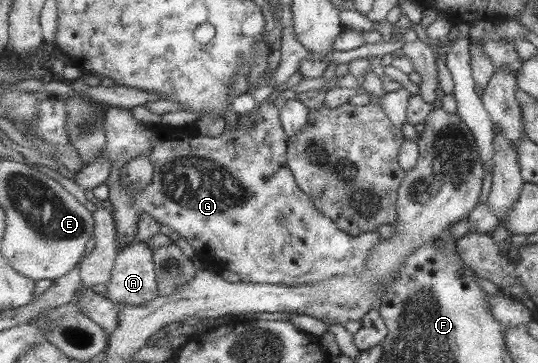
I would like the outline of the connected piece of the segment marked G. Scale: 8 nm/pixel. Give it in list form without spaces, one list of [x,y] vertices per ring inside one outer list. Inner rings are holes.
[[[264,101],[264,103],[257,108],[257,112],[253,115],[253,118],[248,125],[244,124],[244,122],[238,122],[237,120],[236,127],[229,131],[226,130],[222,135],[216,137],[186,137],[186,139],[174,139],[174,141],[168,141],[168,139],[162,139],[162,137],[160,137],[158,141],[154,141],[154,135],[150,135],[152,131],[146,131],[146,133],[148,133],[148,135],[146,135],[146,141],[148,141],[148,143],[144,143],[144,137],[138,139],[140,131],[144,131],[146,125],[143,122],[138,123],[138,119],[134,117],[134,113],[132,113],[130,108],[111,106],[107,110],[106,116],[105,127],[107,129],[108,143],[104,146],[100,158],[109,159],[110,161],[113,161],[114,164],[111,177],[109,177],[107,184],[111,188],[110,200],[115,207],[115,213],[113,216],[117,223],[118,238],[123,242],[126,240],[134,241],[139,224],[139,213],[144,211],[153,215],[160,224],[168,225],[172,231],[176,231],[181,237],[183,237],[187,243],[194,248],[196,256],[201,260],[212,259],[218,261],[218,263],[222,263],[225,270],[233,271],[235,274],[238,274],[241,282],[304,287],[320,285],[320,283],[326,281],[326,279],[344,276],[360,277],[360,275],[364,275],[364,271],[366,271],[366,267],[368,267],[368,257],[372,257],[374,247],[378,247],[377,243],[384,240],[378,230],[364,232],[362,235],[357,236],[353,236],[347,231],[344,231],[331,217],[324,215],[323,211],[320,211],[315,204],[315,200],[313,200],[311,196],[299,186],[295,175],[289,167],[289,161],[287,158],[289,135],[283,126],[281,109],[278,109],[278,107],[272,102]],[[141,155],[145,155],[145,157],[151,159],[154,164],[155,174],[153,180],[143,189],[143,191],[125,188],[122,183],[123,167],[125,167],[129,161],[137,159],[137,157],[140,157]]]

